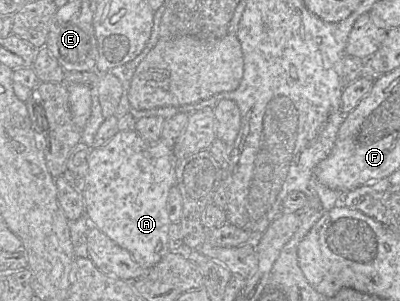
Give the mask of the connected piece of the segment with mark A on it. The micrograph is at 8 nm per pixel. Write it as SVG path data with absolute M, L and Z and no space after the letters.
M118 131L105 145L92 148L84 190L85 215L92 227L99 229L112 241L127 250L144 268L151 269L171 252L168 231L171 225L167 211L170 189L175 186L176 157L173 147L162 140L148 141L136 131Z

